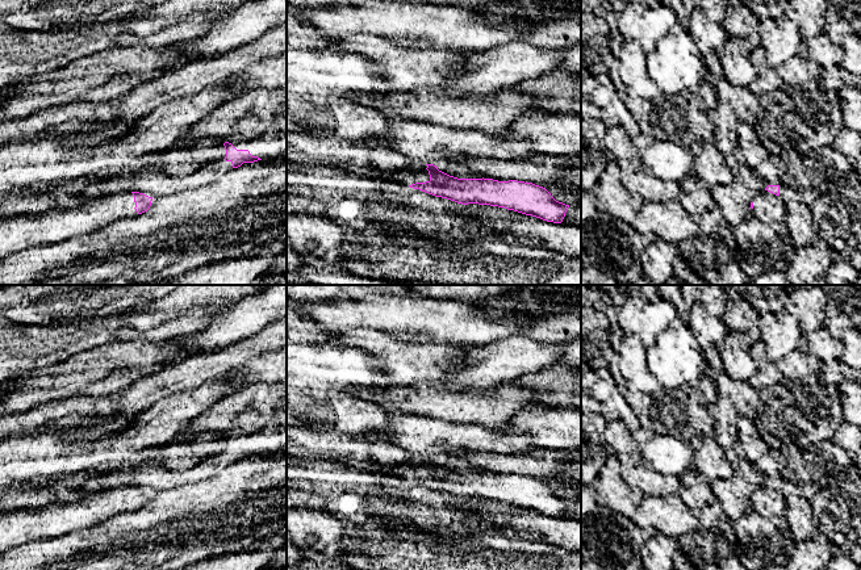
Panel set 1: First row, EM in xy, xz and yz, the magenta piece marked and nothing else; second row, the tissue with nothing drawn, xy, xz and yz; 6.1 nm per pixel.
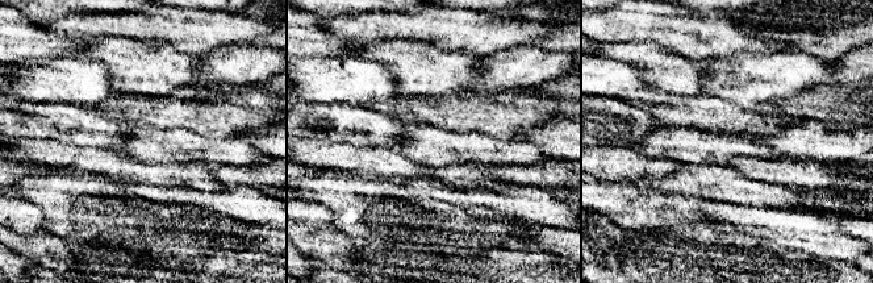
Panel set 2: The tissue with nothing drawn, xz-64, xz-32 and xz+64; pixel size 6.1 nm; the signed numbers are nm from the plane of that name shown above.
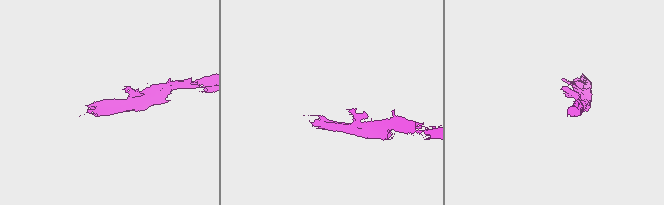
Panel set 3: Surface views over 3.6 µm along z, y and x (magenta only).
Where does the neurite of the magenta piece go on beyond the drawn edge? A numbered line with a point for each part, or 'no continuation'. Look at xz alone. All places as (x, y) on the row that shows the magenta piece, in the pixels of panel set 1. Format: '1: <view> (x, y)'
1: xz (417, 174)

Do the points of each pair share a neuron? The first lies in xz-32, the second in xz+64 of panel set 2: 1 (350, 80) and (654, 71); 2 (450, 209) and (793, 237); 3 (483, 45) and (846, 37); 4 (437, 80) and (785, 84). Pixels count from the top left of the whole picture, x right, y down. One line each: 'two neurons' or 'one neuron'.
1: two neurons
2: two neurons
3: two neurons
4: two neurons

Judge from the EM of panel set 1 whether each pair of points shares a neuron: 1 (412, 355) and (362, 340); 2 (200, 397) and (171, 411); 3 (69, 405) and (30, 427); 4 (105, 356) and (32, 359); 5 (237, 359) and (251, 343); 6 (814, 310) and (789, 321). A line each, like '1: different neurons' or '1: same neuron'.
1: same neuron
2: same neuron
3: same neuron
4: different neurons
5: same neuron
6: different neurons

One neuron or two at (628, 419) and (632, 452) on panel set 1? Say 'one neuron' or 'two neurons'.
two neurons

